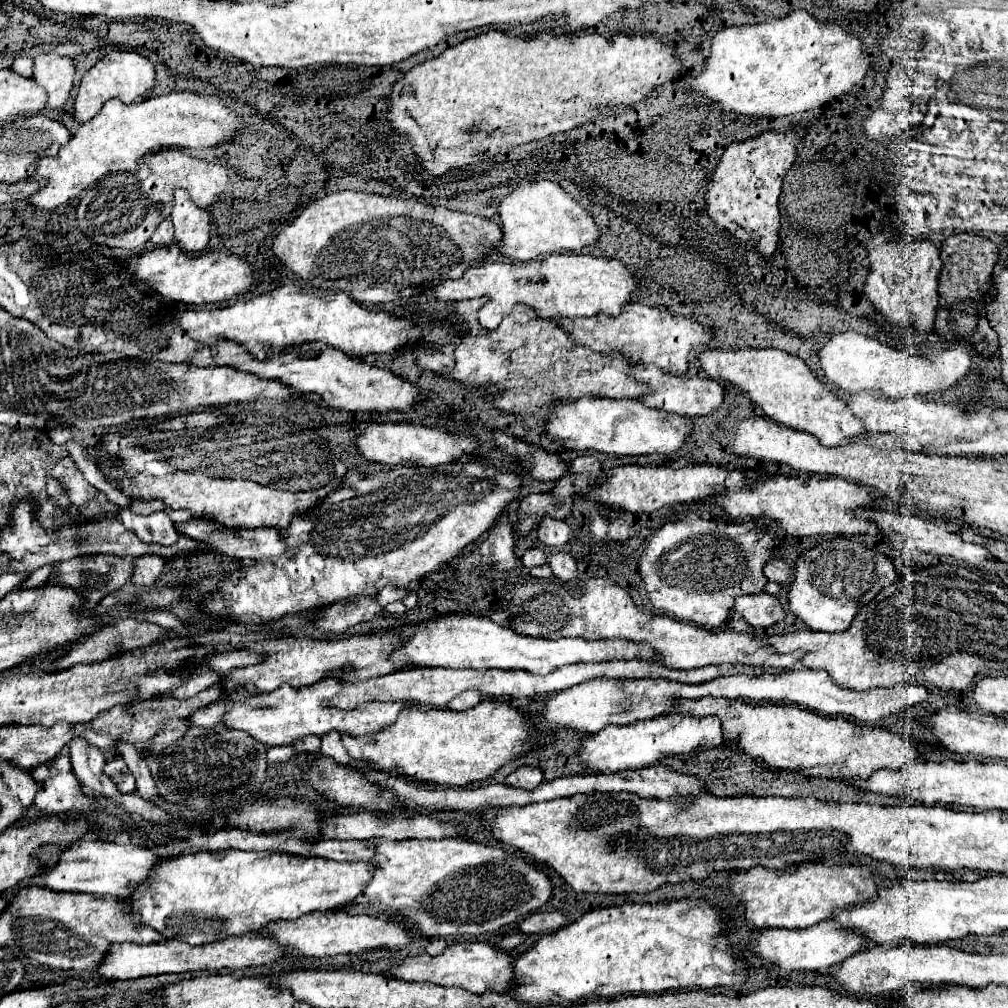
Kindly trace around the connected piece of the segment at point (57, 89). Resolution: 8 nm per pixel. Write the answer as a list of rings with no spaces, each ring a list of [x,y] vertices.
[[[39,55],[33,59],[31,79],[47,91],[47,109],[59,109],[71,91],[75,63],[59,55]]]

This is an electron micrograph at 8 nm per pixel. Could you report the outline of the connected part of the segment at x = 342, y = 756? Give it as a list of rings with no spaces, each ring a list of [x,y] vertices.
[[[337,731],[325,733],[321,737],[321,755],[329,755],[331,759],[335,759],[341,765],[349,765],[351,763],[345,747],[341,745],[341,739],[339,739],[339,733]]]

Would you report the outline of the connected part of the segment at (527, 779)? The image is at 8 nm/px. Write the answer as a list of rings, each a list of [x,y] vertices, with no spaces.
[[[523,765],[519,769],[515,769],[509,777],[507,777],[507,785],[511,787],[519,787],[519,789],[535,789],[543,783],[543,775],[537,767],[529,767]]]

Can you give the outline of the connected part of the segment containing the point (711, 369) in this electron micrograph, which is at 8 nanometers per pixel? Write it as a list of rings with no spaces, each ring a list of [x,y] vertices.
[[[717,347],[699,353],[697,361],[711,379],[725,381],[737,387],[741,393],[747,393],[769,419],[795,431],[811,433],[823,445],[839,445],[839,441],[853,441],[855,437],[867,435],[863,425],[851,417],[851,411],[843,405],[843,401],[831,393],[831,389],[821,383],[795,355],[777,349]]]

